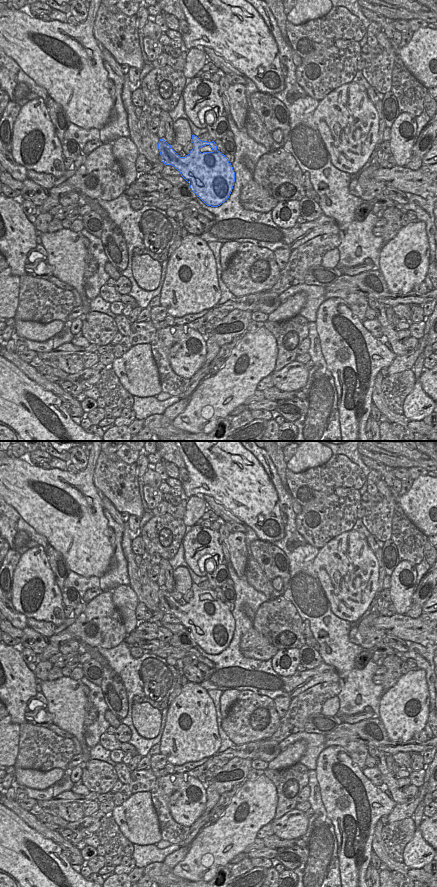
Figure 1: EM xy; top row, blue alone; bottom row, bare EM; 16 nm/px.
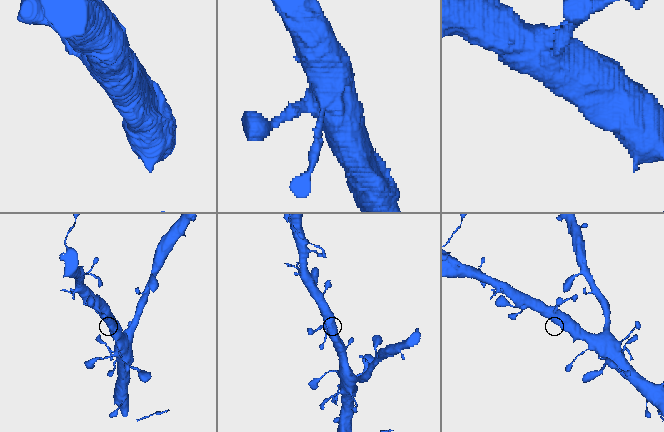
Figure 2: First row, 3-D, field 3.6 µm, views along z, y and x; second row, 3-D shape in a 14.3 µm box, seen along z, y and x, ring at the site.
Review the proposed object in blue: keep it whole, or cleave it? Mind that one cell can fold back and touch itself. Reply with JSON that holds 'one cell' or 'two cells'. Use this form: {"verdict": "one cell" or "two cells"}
{"verdict": "one cell"}

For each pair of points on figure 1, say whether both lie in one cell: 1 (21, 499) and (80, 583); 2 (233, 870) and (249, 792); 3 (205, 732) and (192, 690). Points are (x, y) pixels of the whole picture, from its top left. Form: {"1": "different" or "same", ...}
{"1": "different", "2": "different", "3": "same"}

